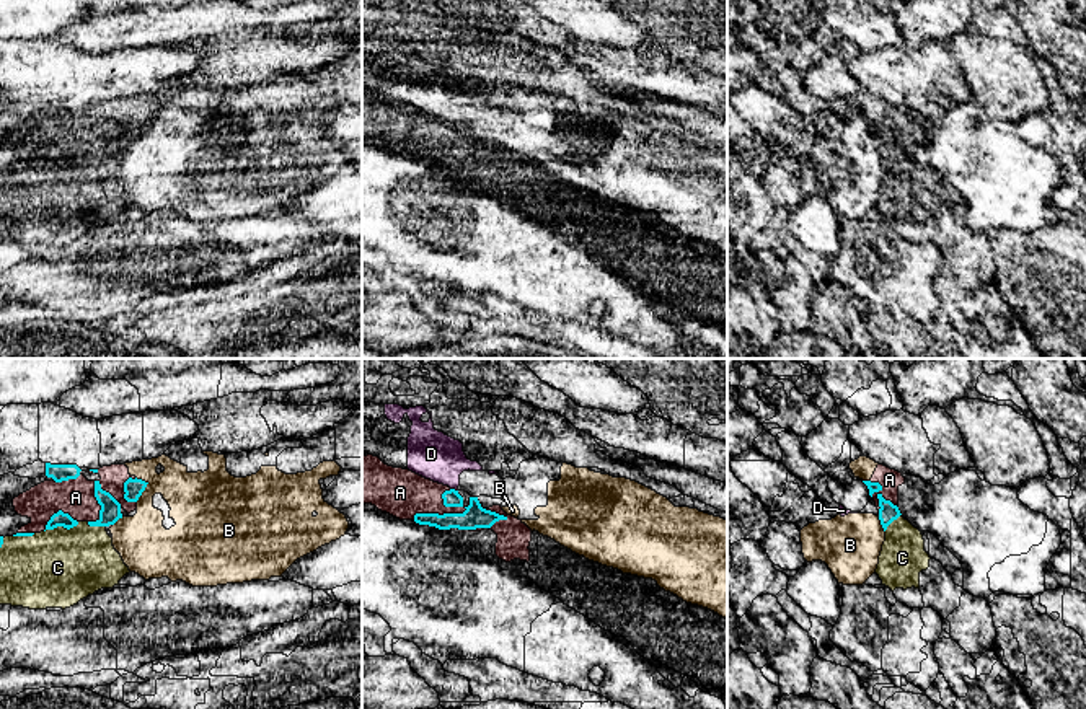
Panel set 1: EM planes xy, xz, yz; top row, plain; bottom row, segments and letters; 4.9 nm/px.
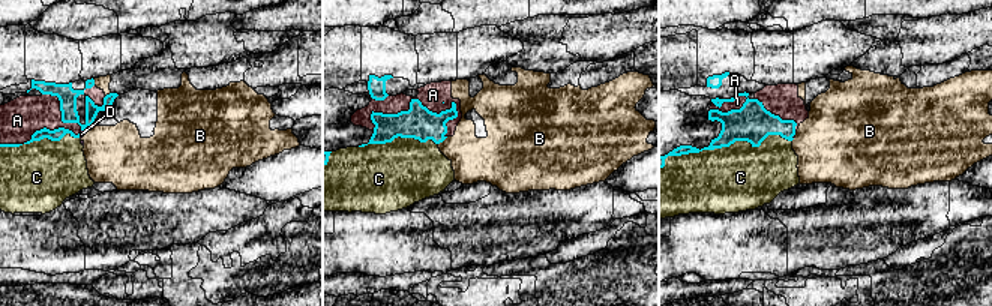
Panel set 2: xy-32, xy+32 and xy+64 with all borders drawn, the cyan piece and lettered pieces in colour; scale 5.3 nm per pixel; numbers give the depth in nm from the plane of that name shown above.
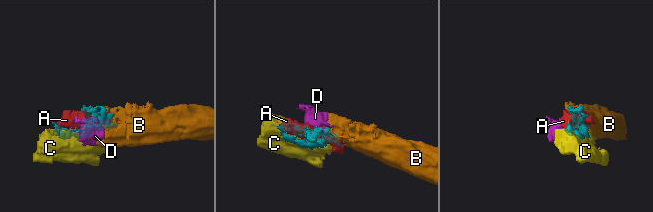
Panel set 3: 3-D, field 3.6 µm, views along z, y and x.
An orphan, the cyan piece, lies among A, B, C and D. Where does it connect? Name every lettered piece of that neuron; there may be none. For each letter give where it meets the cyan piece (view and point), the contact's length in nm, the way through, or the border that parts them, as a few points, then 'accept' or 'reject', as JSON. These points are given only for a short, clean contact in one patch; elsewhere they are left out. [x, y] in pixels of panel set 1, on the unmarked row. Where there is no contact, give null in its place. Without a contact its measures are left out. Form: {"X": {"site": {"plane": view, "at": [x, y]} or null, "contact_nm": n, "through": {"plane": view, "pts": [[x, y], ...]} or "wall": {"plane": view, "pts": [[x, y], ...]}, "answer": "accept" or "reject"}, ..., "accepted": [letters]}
{"A": {"site": {"plane": "xz", "at": [437, 149]}, "contact_nm": 280, "answer": "accept"}, "B": {"site": {"plane": "xy", "at": [145, 121]}, "contact_nm": 130, "answer": "reject"}, "C": {"site": {"plane": "xy", "at": [61, 160]}, "contact_nm": 180, "answer": "reject"}, "D": {"site": {"plane": "xz", "at": [454, 124]}, "contact_nm": 40, "answer": "reject"}, "accepted": ["A"]}

